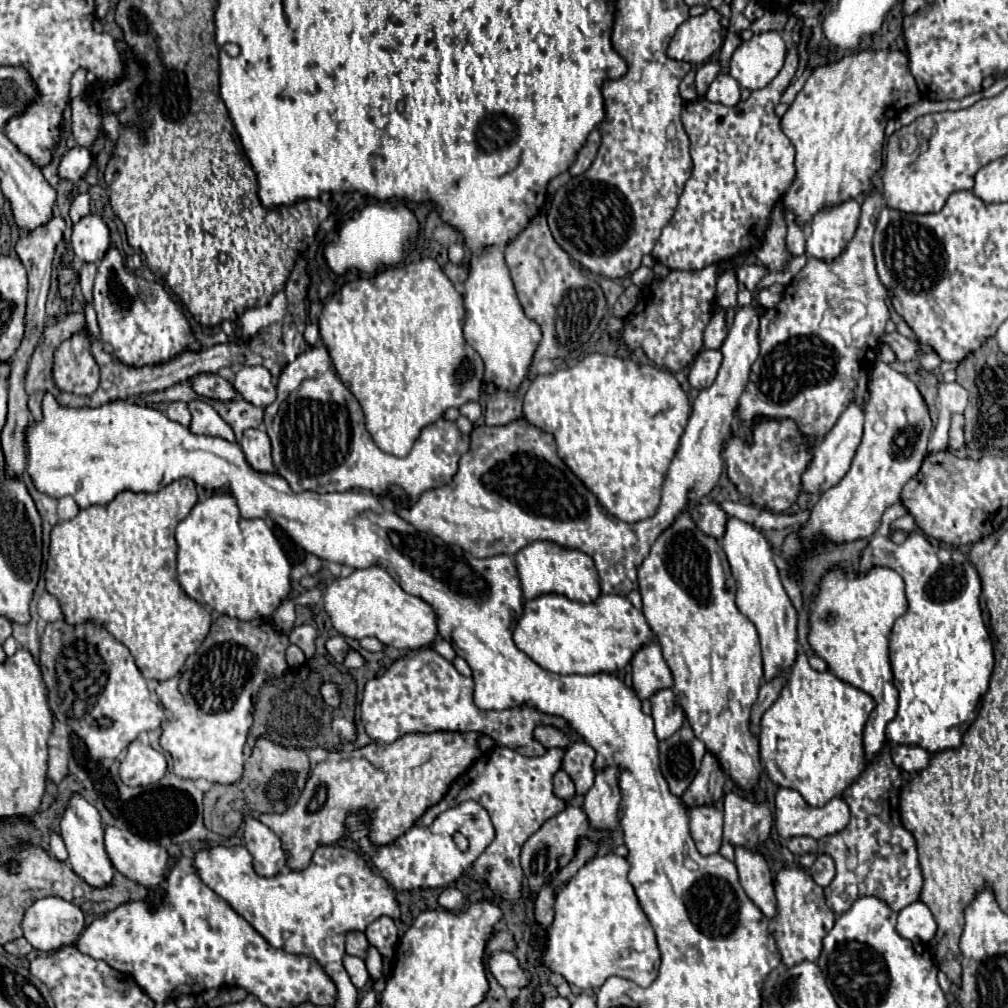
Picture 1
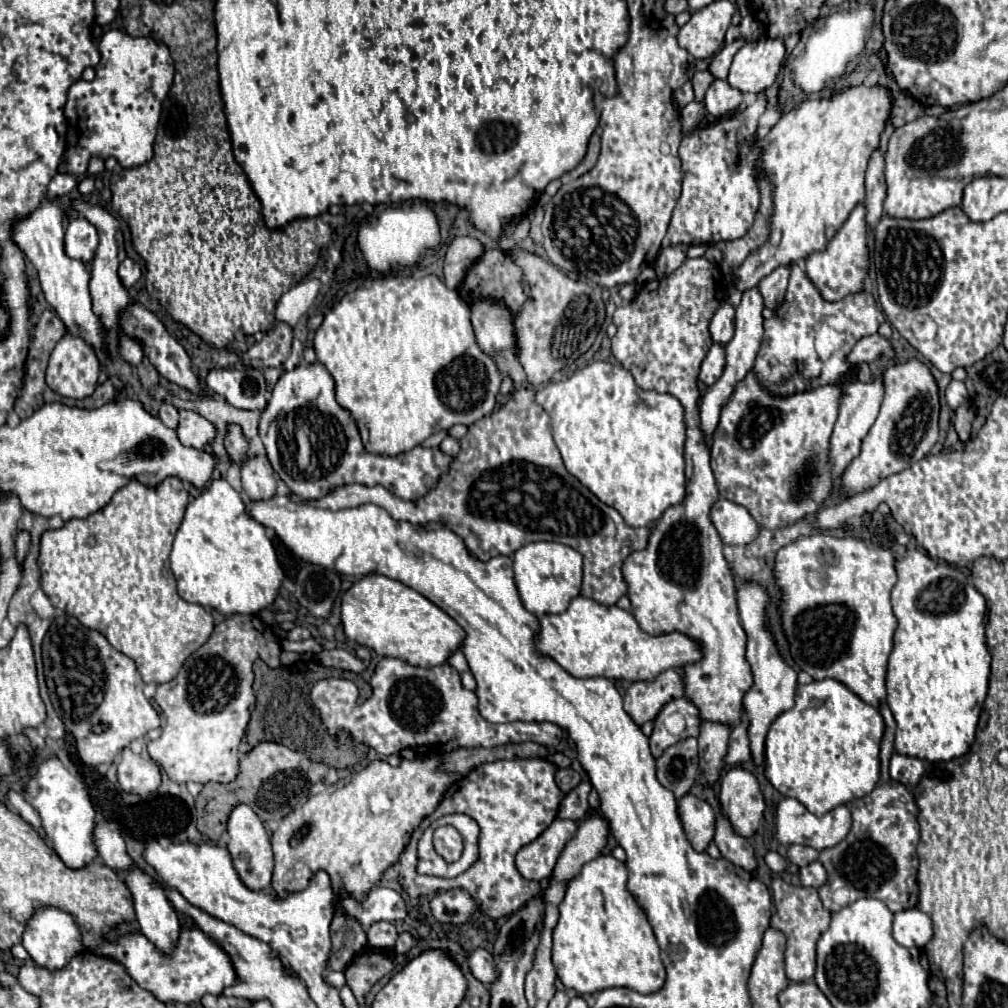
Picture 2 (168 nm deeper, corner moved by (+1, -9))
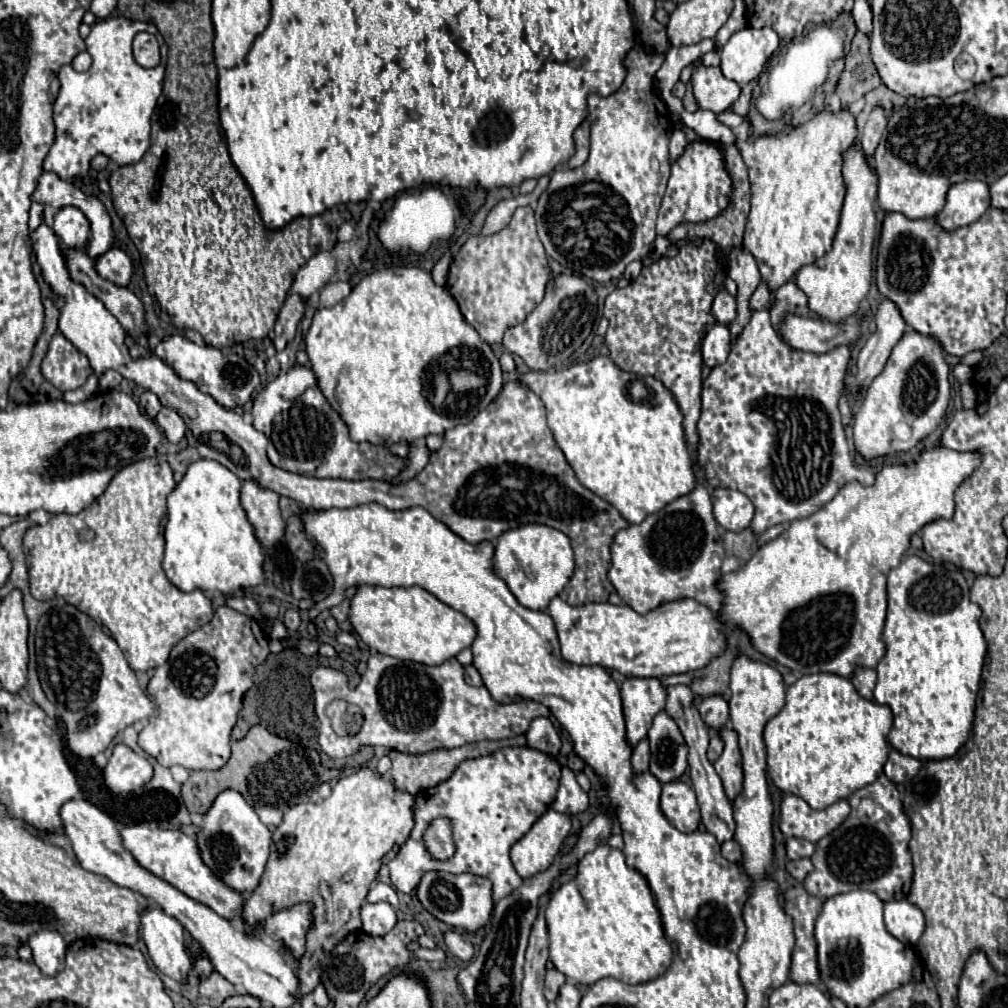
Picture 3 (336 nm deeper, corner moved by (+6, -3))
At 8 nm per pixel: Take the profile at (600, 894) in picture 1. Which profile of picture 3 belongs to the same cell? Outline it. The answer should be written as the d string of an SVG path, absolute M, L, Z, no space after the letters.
M598 845L578 863L578 873L568 883L560 885L546 907L546 925L550 941L550 961L568 979L582 985L592 985L598 979L614 977L624 983L642 985L660 977L672 963L672 949L664 937L658 909L646 879L624 863L624 853L610 845Z

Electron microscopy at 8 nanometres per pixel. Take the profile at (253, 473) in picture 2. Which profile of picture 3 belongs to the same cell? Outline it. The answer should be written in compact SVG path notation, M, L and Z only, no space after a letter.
M254 479L242 481L240 503L242 503L258 539L262 541L262 545L266 549L272 549L280 541L280 537L284 535L284 529L286 529L284 519L280 515L278 499L280 499L278 493L260 487L258 481L254 481Z

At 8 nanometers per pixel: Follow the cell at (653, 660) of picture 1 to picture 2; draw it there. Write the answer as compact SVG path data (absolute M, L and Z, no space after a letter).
M665 671L665 673L661 673L653 681L637 681L637 683L631 683L631 687L627 689L627 693L623 697L623 701L625 701L623 707L627 709L629 717L641 727L643 723L653 721L657 717L659 709L663 709L663 705L667 705L669 701L679 699L683 695L685 695L685 683L683 683L681 673L677 673L677 671Z

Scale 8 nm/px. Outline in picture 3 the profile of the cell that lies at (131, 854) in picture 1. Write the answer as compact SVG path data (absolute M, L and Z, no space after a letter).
M148 907L140 915L140 931L154 965L176 981L190 973L190 957L184 949L184 927L178 919L158 907Z

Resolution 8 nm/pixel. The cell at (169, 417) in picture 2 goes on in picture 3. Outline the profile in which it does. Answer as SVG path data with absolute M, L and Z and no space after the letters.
M144 391L144 393L142 393L142 397L140 397L140 403L142 403L142 407L144 407L146 415L148 415L148 417L152 417L152 419L154 419L154 417L160 413L160 409L162 409L160 399L158 399L152 391Z

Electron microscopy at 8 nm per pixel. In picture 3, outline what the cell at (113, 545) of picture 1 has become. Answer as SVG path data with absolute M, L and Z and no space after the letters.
M144 459L118 471L106 491L88 509L80 511L78 515L54 515L46 525L30 527L30 531L26 531L24 535L24 551L32 565L32 595L40 601L64 597L66 603L86 613L104 629L104 633L114 635L114 641L118 643L128 665L134 671L148 671L164 665L174 645L182 641L188 633L208 623L214 615L212 603L202 591L182 593L166 579L162 571L162 531L166 521L166 495L170 495L174 487L176 481L166 459Z

